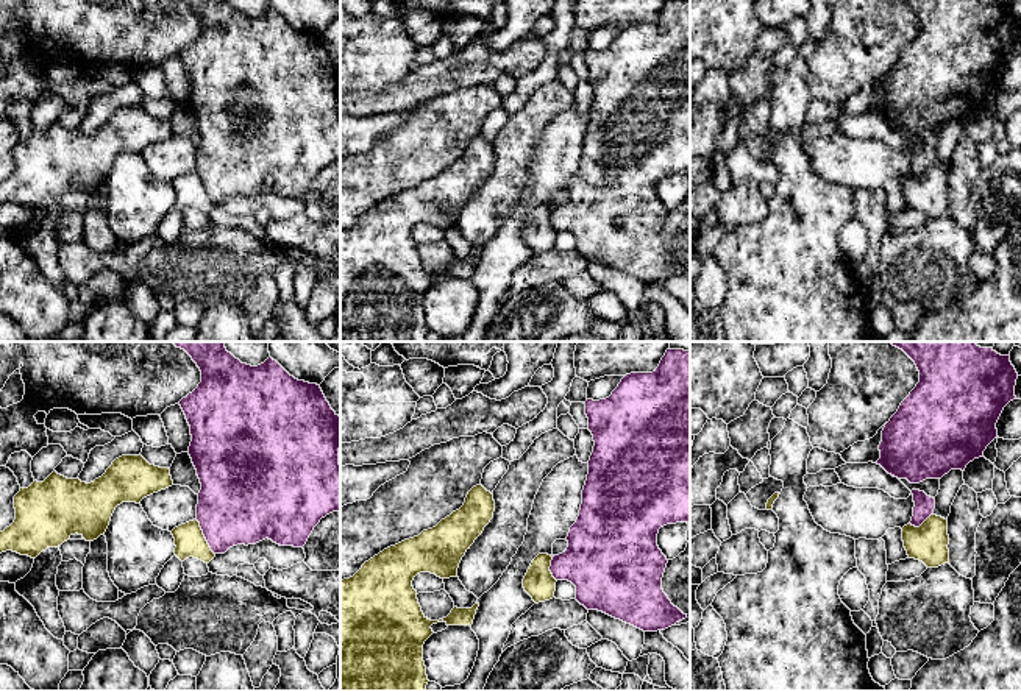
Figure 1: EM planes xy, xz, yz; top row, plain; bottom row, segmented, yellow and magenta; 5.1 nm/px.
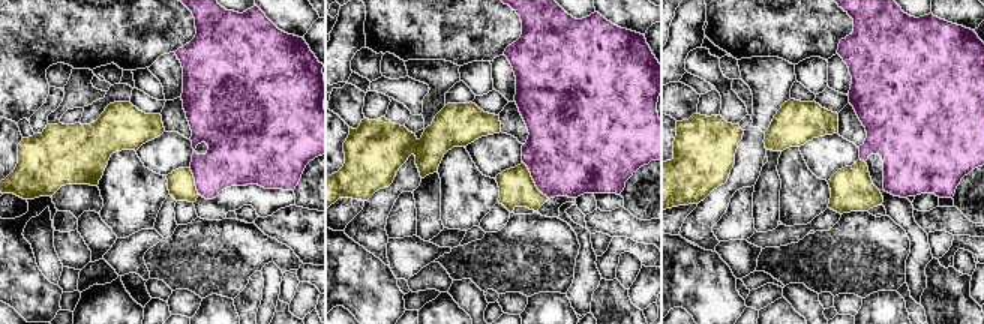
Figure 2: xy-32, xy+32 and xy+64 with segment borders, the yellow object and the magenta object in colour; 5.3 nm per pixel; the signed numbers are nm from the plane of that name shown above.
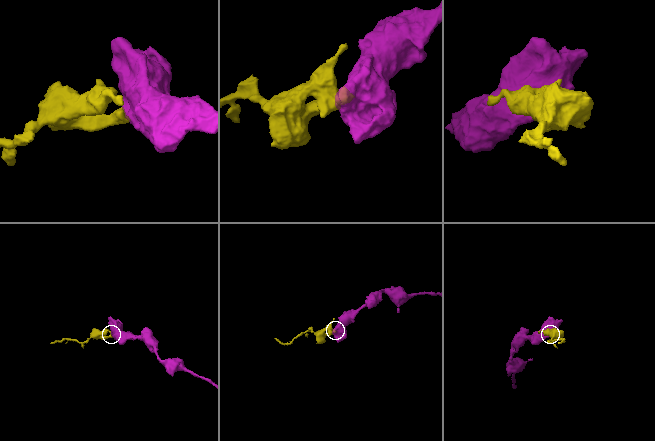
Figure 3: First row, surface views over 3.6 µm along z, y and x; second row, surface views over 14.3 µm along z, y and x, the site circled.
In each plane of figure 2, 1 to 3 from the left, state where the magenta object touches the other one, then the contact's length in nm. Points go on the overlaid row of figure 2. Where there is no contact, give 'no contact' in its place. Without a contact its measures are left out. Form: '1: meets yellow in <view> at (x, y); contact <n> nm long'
1: meets yellow in xy-32 at (194, 180); contact 160 nm long
2: meets yellow in xy+32 at (533, 180); contact 260 nm long
3: meets yellow in xy+64 at (863, 161); contact 40 nm long

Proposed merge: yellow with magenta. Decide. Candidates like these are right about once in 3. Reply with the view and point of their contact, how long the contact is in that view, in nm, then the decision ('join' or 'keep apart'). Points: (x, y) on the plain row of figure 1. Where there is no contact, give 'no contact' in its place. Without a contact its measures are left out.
contact xy (203, 187); length 200 nm; keep apart

